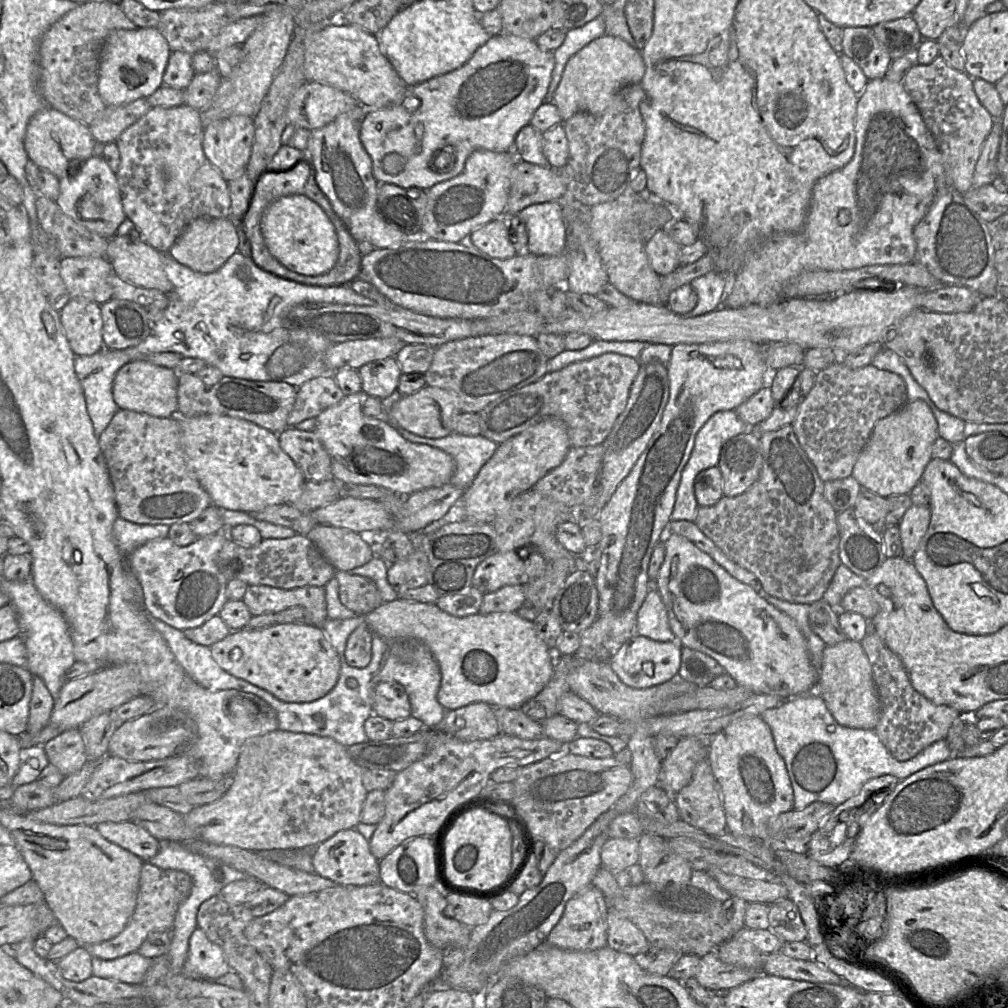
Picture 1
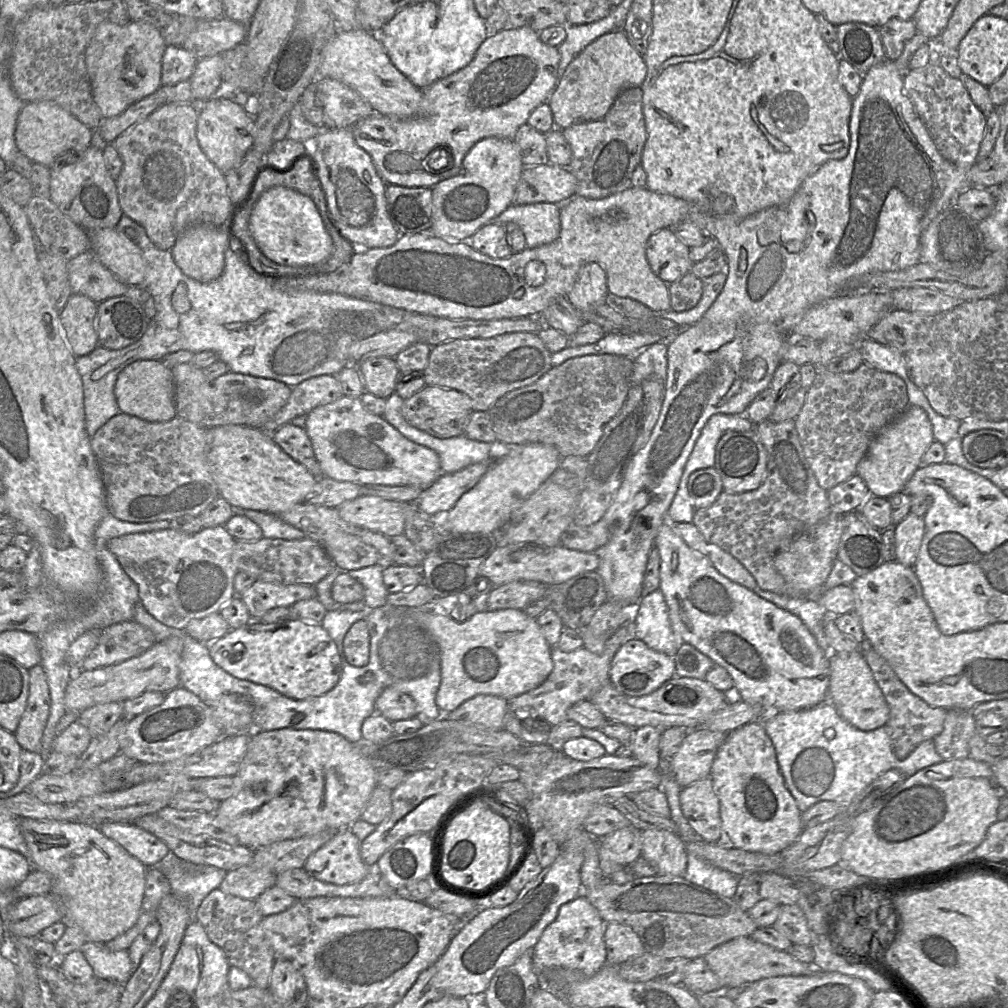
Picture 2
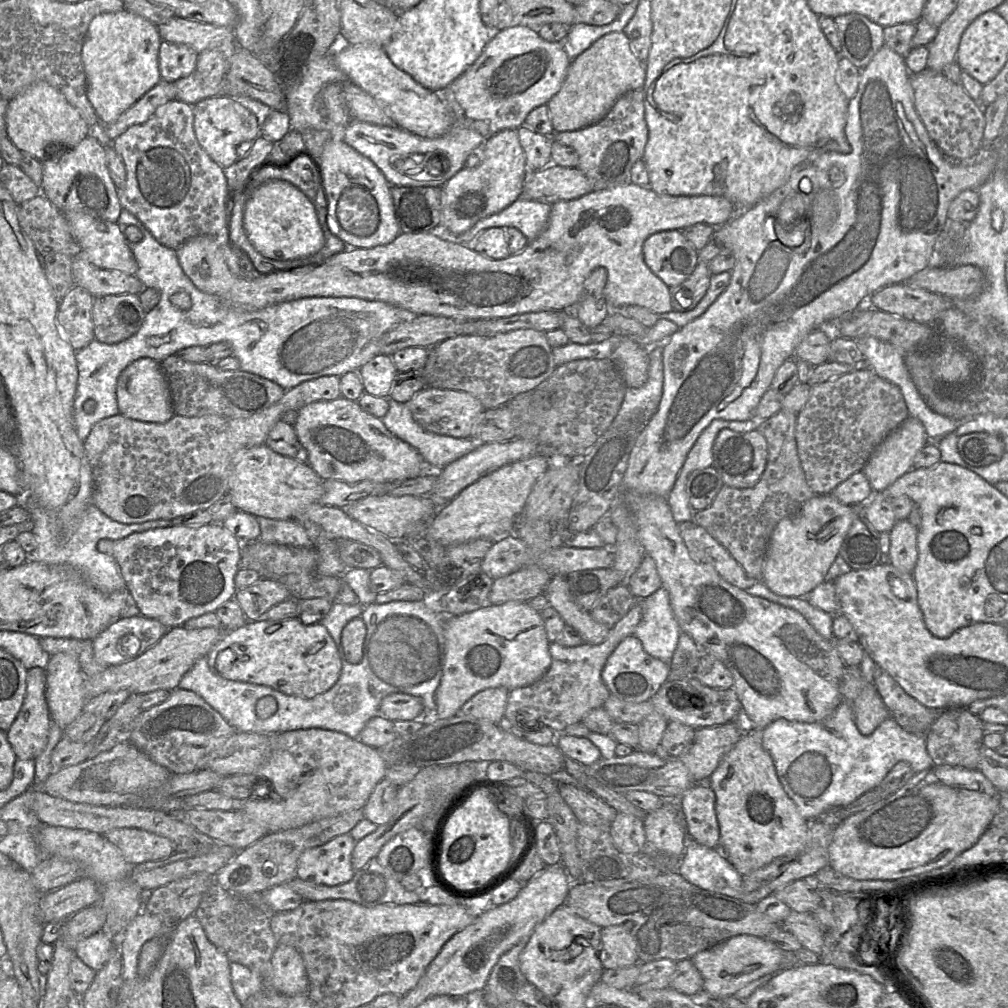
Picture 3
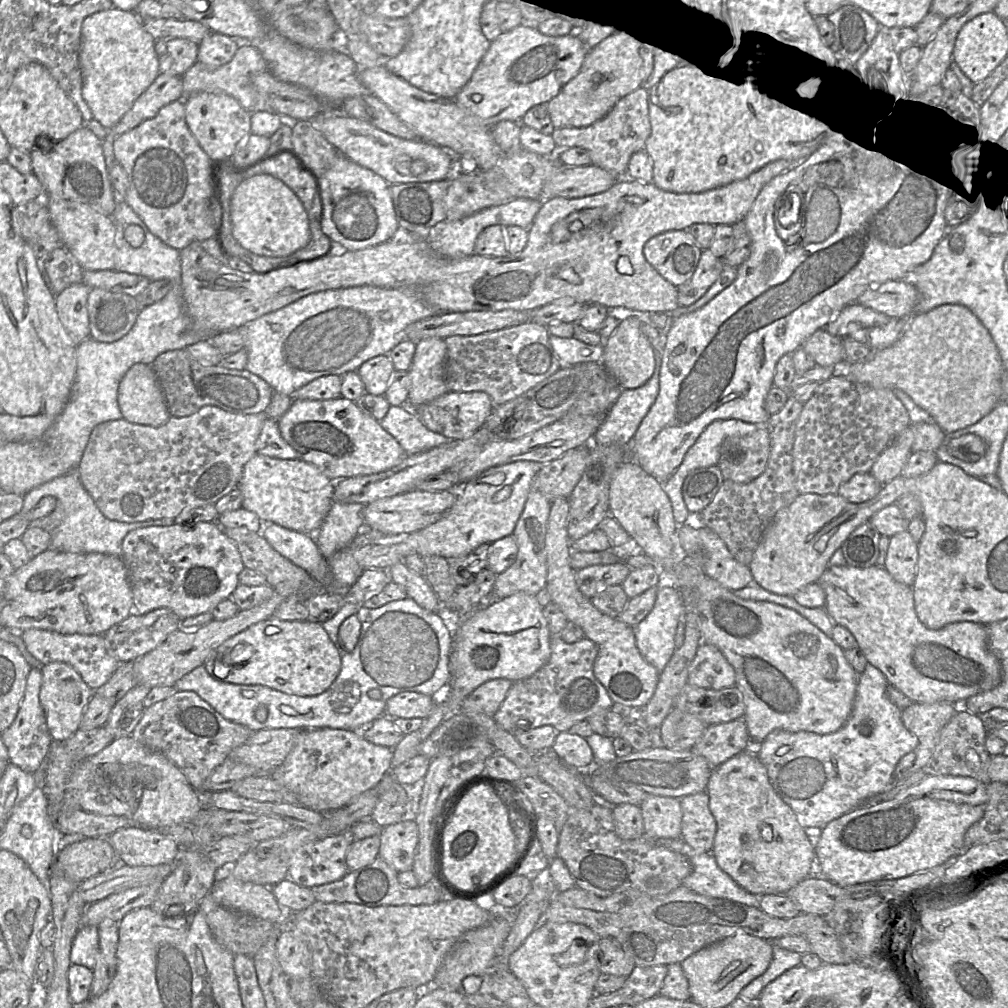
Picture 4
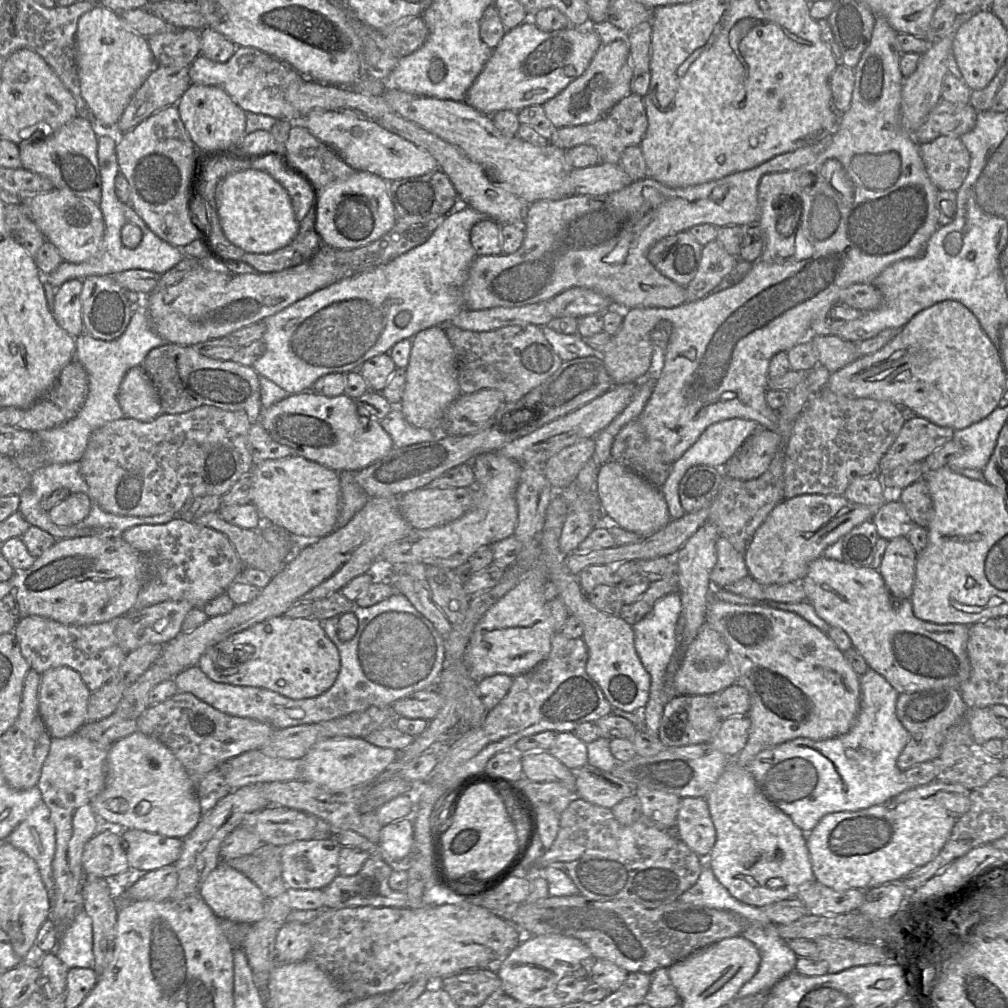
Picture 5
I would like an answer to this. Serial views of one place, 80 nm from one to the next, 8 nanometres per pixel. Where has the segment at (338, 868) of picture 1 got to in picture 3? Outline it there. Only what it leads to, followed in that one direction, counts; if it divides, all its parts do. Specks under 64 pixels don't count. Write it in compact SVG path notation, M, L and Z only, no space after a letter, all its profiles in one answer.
M347 833L306 849L299 857L296 877L324 885L349 881L355 873L351 864L355 844L356 841Z

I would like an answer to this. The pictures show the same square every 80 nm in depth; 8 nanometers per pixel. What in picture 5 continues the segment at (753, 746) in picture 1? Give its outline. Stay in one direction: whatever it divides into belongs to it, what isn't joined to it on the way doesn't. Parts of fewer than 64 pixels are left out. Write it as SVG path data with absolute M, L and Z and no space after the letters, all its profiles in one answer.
M729 761L705 798L715 826L716 841L708 857L703 859L735 899L751 906L763 907L796 897L800 889L814 879L806 833L787 814L768 801L747 767Z

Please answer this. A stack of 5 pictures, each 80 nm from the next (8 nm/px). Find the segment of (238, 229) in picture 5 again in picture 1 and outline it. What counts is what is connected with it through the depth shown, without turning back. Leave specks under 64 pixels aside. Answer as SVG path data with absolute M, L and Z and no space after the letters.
M304 194L284 196L272 202L262 217L261 232L271 255L296 273L320 275L329 271L338 259L339 245L333 224L322 208Z

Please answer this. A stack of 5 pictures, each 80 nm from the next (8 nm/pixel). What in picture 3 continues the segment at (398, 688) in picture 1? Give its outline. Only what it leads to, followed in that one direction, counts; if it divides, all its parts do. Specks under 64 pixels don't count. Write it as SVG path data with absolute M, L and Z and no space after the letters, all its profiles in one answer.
M391 693L379 706L379 714L391 721L412 721L424 711L421 699L406 693Z

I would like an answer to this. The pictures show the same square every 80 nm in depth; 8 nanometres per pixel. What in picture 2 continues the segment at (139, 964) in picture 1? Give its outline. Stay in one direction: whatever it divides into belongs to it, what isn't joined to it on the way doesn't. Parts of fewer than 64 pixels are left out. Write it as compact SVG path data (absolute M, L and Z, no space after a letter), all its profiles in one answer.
M86 941L79 949L92 967L96 978L124 985L134 967L127 950L111 951L105 943Z

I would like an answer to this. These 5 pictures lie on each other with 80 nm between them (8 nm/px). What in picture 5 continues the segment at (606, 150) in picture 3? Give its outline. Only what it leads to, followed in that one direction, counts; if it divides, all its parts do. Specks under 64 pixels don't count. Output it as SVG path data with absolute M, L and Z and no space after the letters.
M630 93L617 102L604 116L592 123L555 129L549 143L563 150L582 144L590 145L597 150L600 162L619 164L621 154L627 147L640 144L647 126L643 97Z

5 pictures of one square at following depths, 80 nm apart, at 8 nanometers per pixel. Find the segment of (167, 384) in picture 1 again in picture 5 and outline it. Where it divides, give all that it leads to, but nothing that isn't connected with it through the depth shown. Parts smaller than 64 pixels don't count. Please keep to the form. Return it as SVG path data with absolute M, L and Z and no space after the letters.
M141 366L131 368L124 376L118 402L126 418L150 422L163 414L157 390Z

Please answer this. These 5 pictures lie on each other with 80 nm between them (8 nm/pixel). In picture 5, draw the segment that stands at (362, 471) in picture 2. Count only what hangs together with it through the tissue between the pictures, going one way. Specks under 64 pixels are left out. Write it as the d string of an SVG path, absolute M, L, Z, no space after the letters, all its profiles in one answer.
M306 391L288 395L268 409L263 409L259 421L275 442L291 448L294 455L338 473L361 471L394 449L393 441L381 427L380 420L360 415L355 399L345 394L326 397Z

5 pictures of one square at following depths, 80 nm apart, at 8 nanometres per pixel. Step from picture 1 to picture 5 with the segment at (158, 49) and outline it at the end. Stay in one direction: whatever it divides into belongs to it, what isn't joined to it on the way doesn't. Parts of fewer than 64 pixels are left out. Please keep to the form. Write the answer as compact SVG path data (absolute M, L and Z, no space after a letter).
M100 4L78 20L75 60L81 96L94 117L108 127L116 126L135 92L156 67L147 38L129 28L119 13Z

